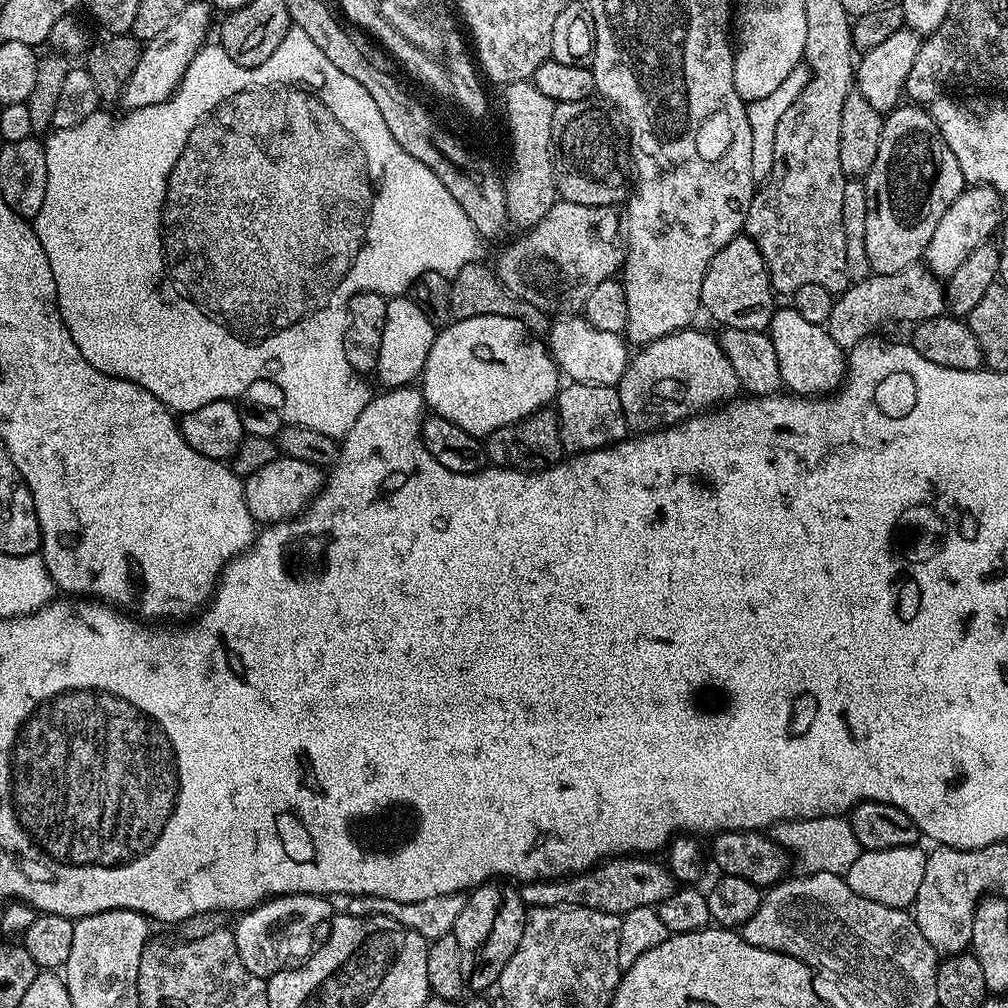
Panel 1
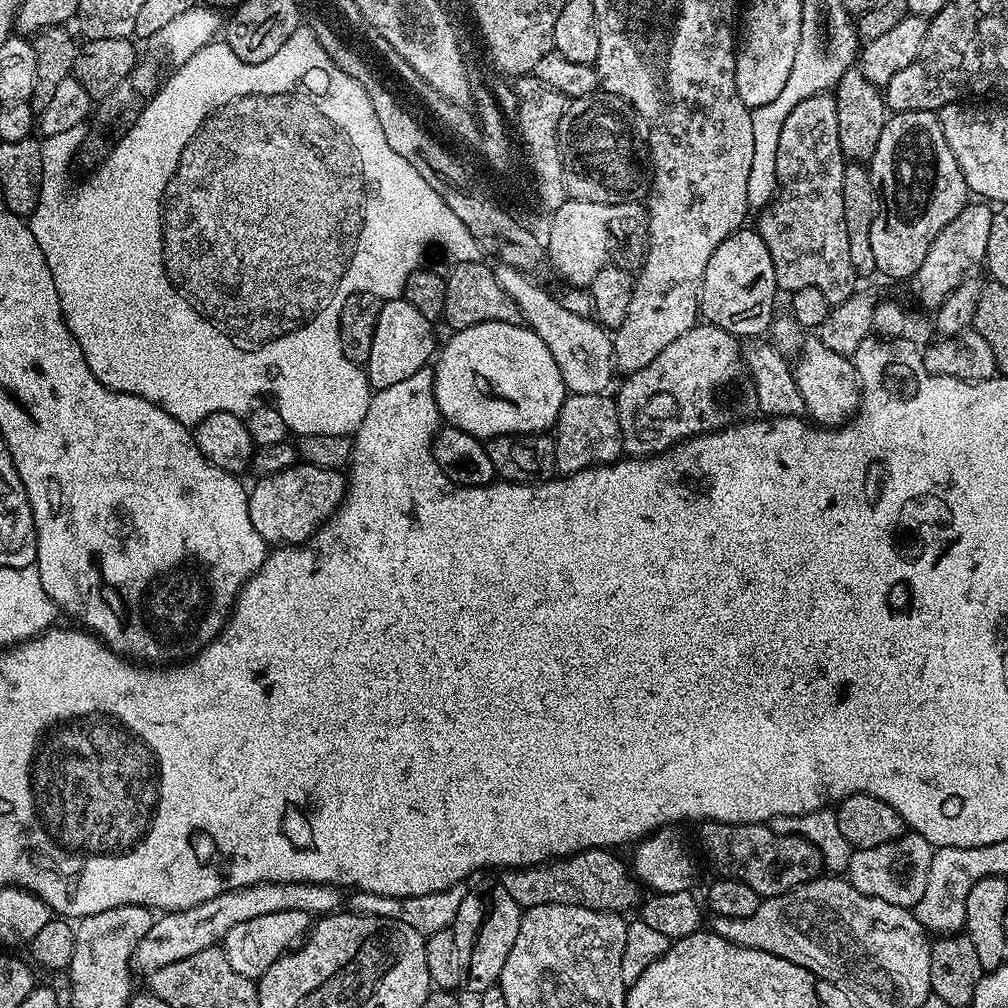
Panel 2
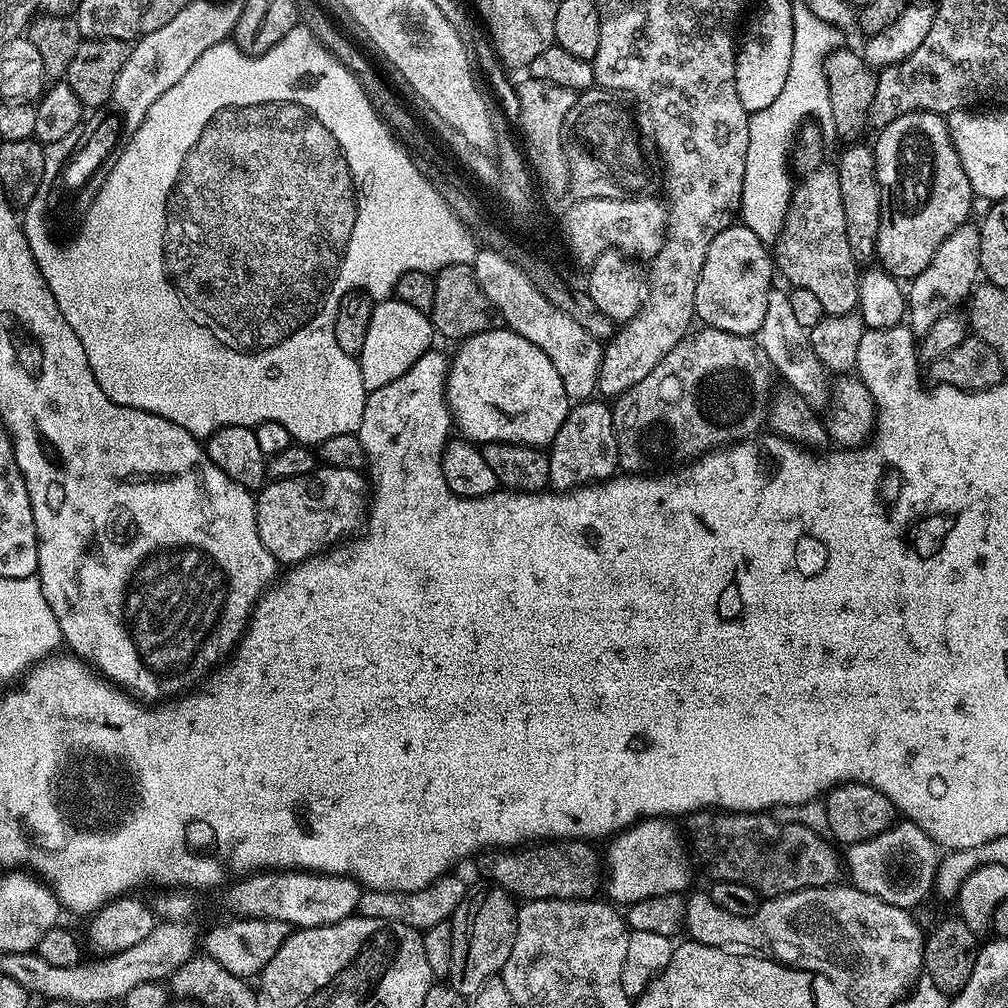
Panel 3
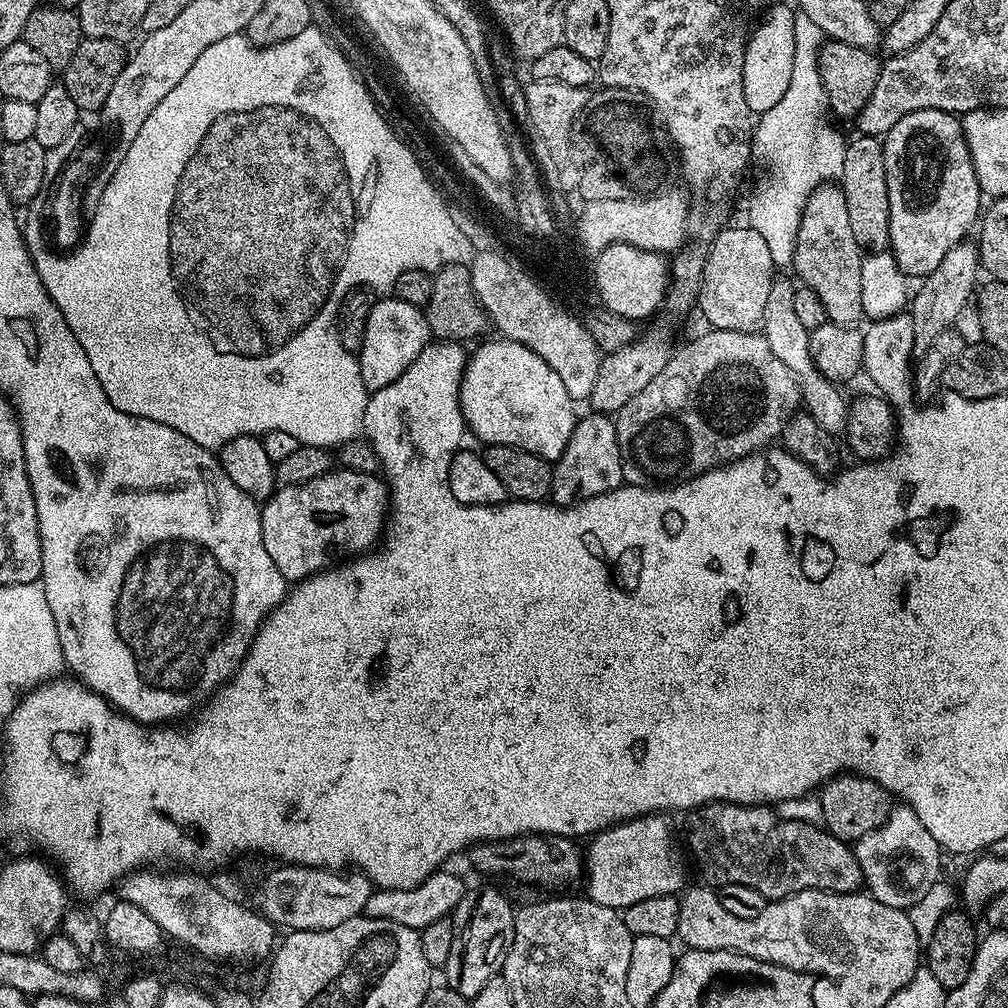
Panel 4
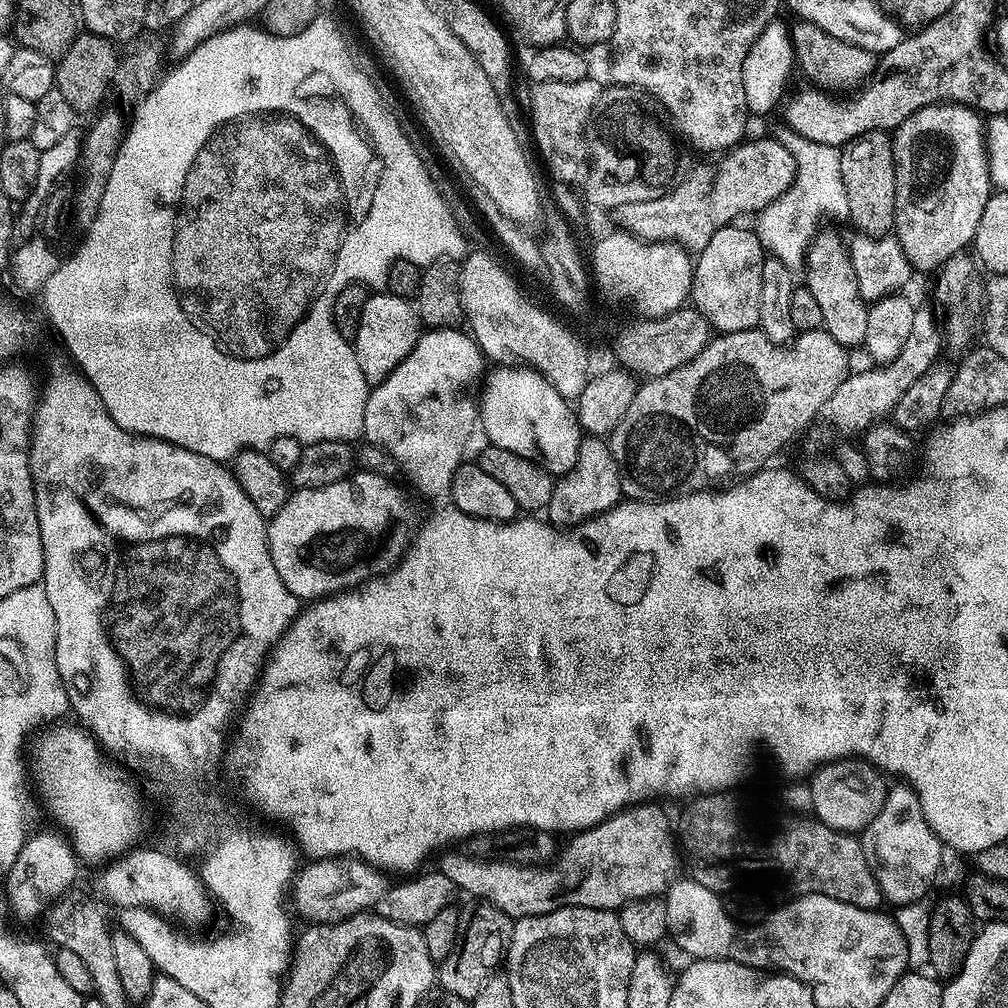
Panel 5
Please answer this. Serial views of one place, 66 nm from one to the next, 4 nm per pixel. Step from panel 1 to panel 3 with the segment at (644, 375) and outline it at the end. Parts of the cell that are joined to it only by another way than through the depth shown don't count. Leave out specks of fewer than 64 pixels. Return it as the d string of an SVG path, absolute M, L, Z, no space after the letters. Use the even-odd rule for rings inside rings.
M704 326L699 330L701 332L693 331L691 334L685 336L683 340L680 340L678 346L674 346L674 350L670 350L670 354L666 354L666 358L662 358L662 362L658 362L658 366L654 366L654 370L650 370L650 374L646 374L646 378L642 378L642 382L638 382L638 386L634 386L630 390L626 390L622 395L615 397L614 403L611 405L611 410L612 417L614 418L614 426L616 427L616 441L618 442L618 450L620 451L620 468L625 473L643 473L647 469L644 468L647 464L683 466L703 456L706 452L731 446L741 440L755 437L765 427L768 418L770 393L774 388L774 385L772 385L774 371L768 363L767 355L760 349L759 343L753 337L730 334L717 328Z

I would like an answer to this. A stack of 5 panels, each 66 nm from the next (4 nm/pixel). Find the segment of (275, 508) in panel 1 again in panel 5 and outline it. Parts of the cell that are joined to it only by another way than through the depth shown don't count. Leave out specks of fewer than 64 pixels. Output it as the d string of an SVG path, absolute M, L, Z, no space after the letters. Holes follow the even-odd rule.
M356 470L338 482L330 482L328 486L297 488L289 495L288 501L271 516L266 527L274 570L278 570L278 578L282 578L290 594L294 594L301 602L311 602L327 594L353 589L369 577L375 578L391 572L399 564L410 547L414 528L408 525L408 519L412 516L408 500L396 482L387 476ZM379 536L376 548L371 548Z

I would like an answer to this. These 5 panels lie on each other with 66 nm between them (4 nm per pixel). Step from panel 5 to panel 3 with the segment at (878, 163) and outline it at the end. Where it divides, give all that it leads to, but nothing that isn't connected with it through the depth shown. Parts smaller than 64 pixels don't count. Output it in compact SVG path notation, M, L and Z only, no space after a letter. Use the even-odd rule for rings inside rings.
M852 142L847 145L848 148L841 154L840 160L835 161L836 173L838 174L838 190L842 190L842 210L846 214L846 242L850 242L850 254L855 258L857 265L868 266L864 264L873 263L876 260L876 243L878 242L878 226L880 225L880 207L882 206L882 198L880 197L880 187L878 186L878 178L876 177L876 154L871 147L868 148L864 142Z

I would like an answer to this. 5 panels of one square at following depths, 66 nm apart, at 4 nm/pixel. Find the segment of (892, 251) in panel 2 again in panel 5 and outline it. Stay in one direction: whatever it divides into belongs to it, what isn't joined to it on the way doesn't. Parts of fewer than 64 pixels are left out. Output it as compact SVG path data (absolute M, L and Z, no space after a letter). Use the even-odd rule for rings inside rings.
M931 104L906 118L891 133L894 154L894 206L896 226L894 239L902 246L906 258L917 273L944 267L951 256L959 256L976 239L982 210L992 197L994 185L988 173L986 124L981 113L965 104Z

